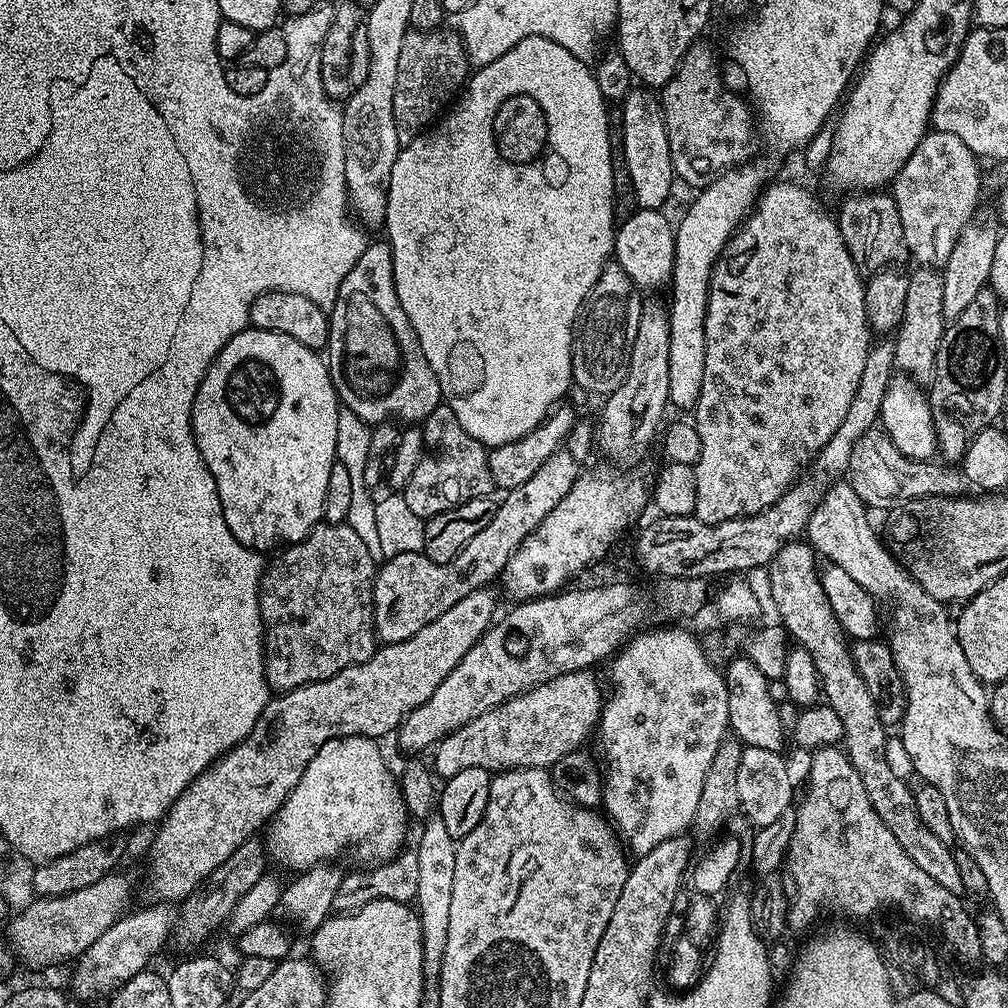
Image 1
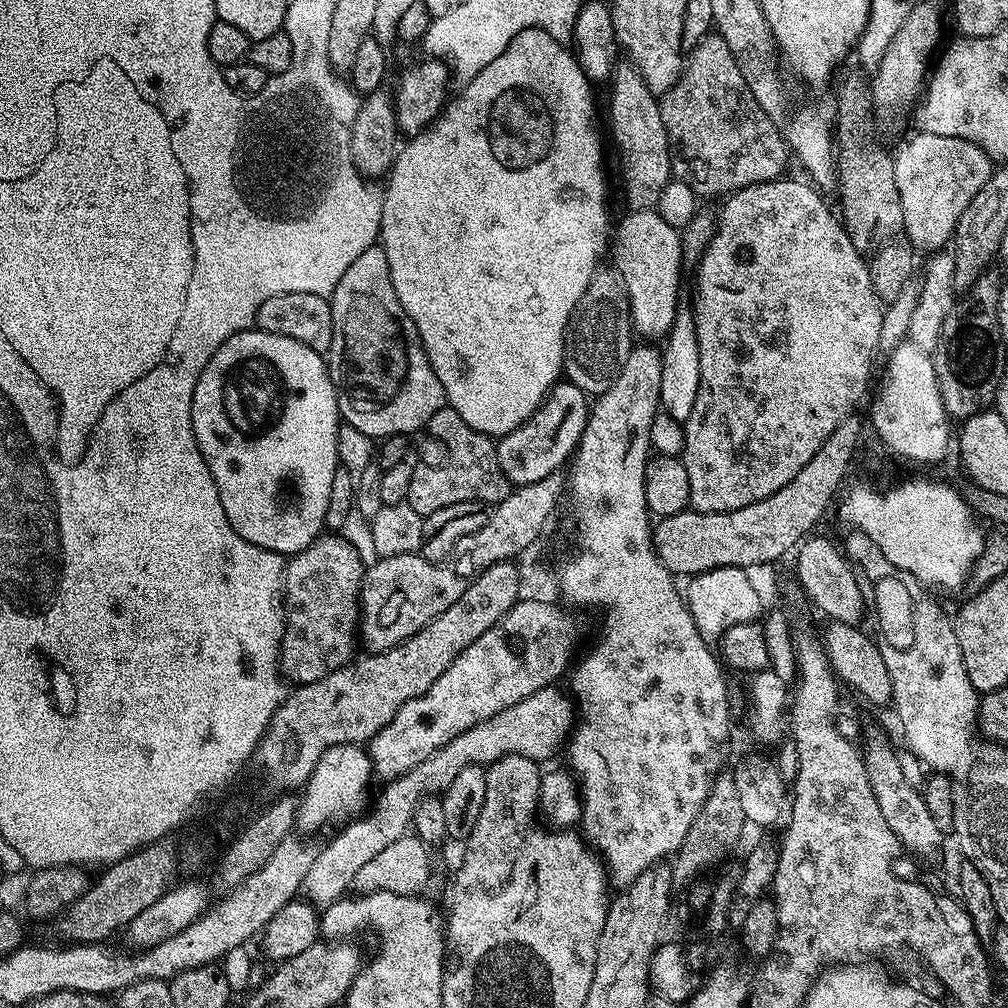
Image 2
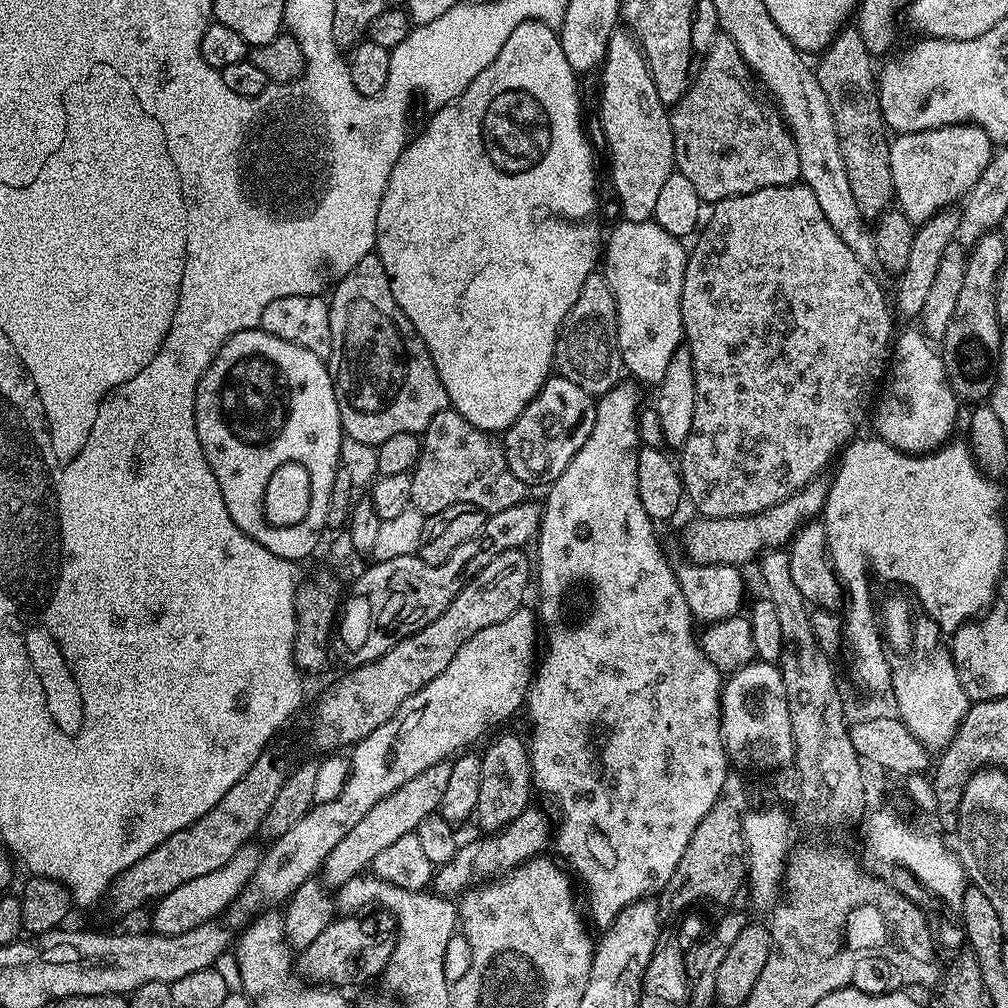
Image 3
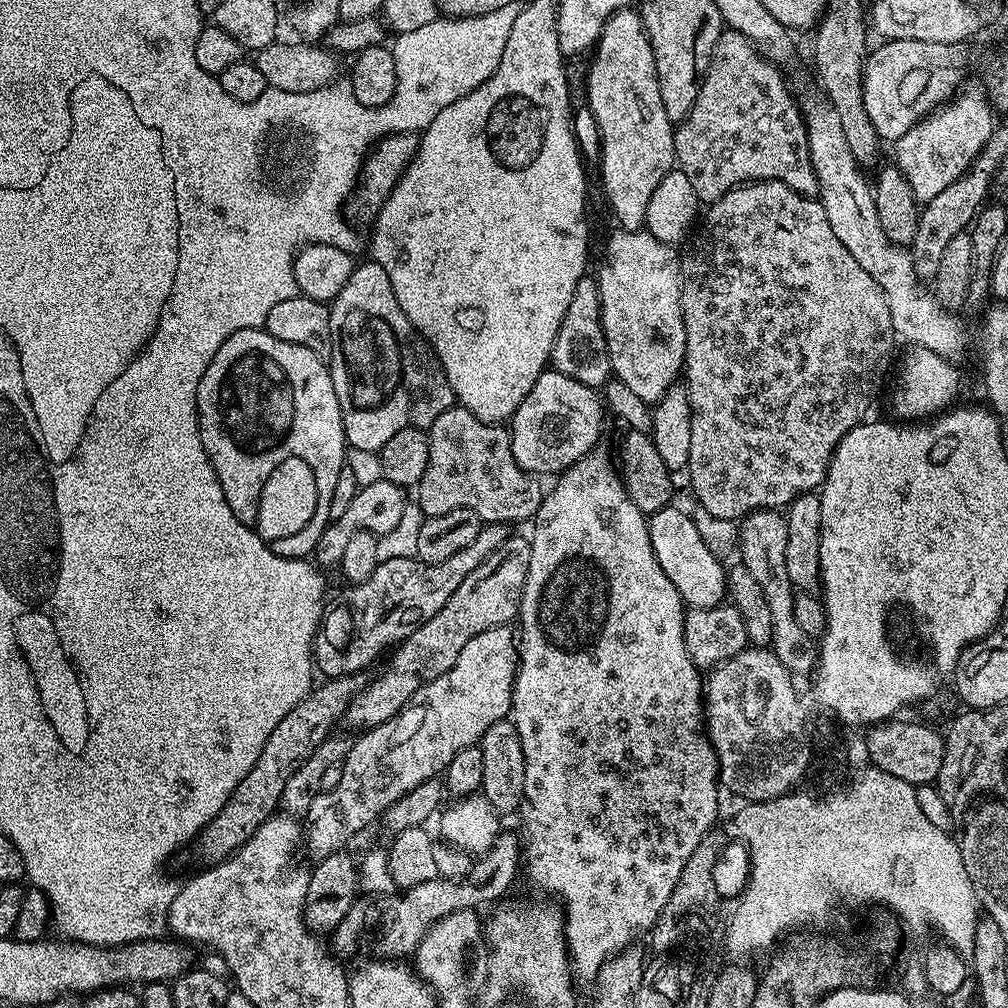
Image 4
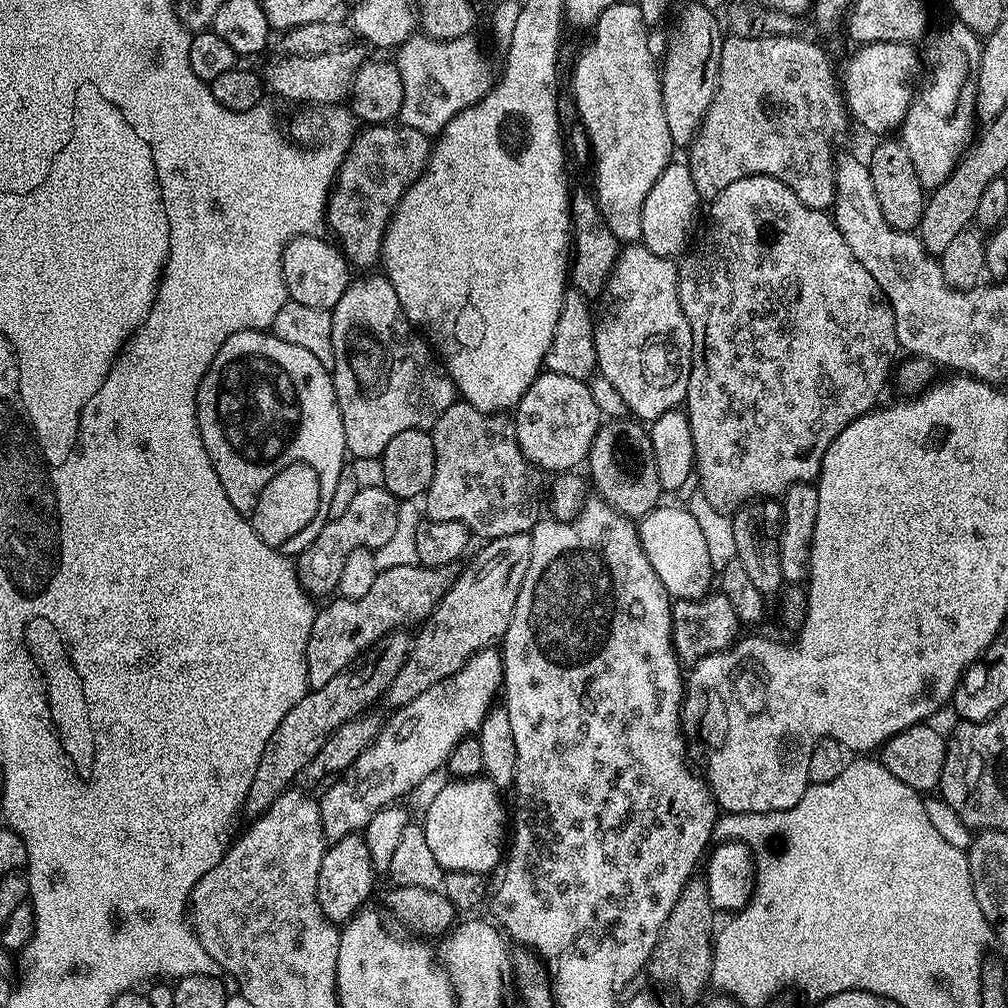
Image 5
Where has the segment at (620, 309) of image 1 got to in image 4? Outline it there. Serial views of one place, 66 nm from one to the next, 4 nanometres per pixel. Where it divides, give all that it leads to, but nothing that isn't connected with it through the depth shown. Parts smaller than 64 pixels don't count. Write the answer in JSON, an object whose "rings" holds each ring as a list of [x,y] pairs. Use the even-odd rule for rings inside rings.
{"rings":[[[586,274],[574,286],[574,298],[566,306],[566,314],[558,326],[558,334],[552,347],[551,367],[557,372],[582,382],[582,386],[593,390],[603,389],[612,376],[612,363],[606,350],[606,338],[602,330],[600,313],[600,285],[591,275]]]}

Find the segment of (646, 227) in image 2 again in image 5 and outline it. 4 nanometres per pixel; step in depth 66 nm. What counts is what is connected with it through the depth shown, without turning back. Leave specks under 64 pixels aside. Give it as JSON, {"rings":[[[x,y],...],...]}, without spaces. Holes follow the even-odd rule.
{"rings":[[[632,242],[619,249],[602,293],[604,313],[594,324],[596,366],[640,422],[656,420],[688,399],[692,331],[682,310],[679,281],[675,259],[659,256],[643,242]]]}

